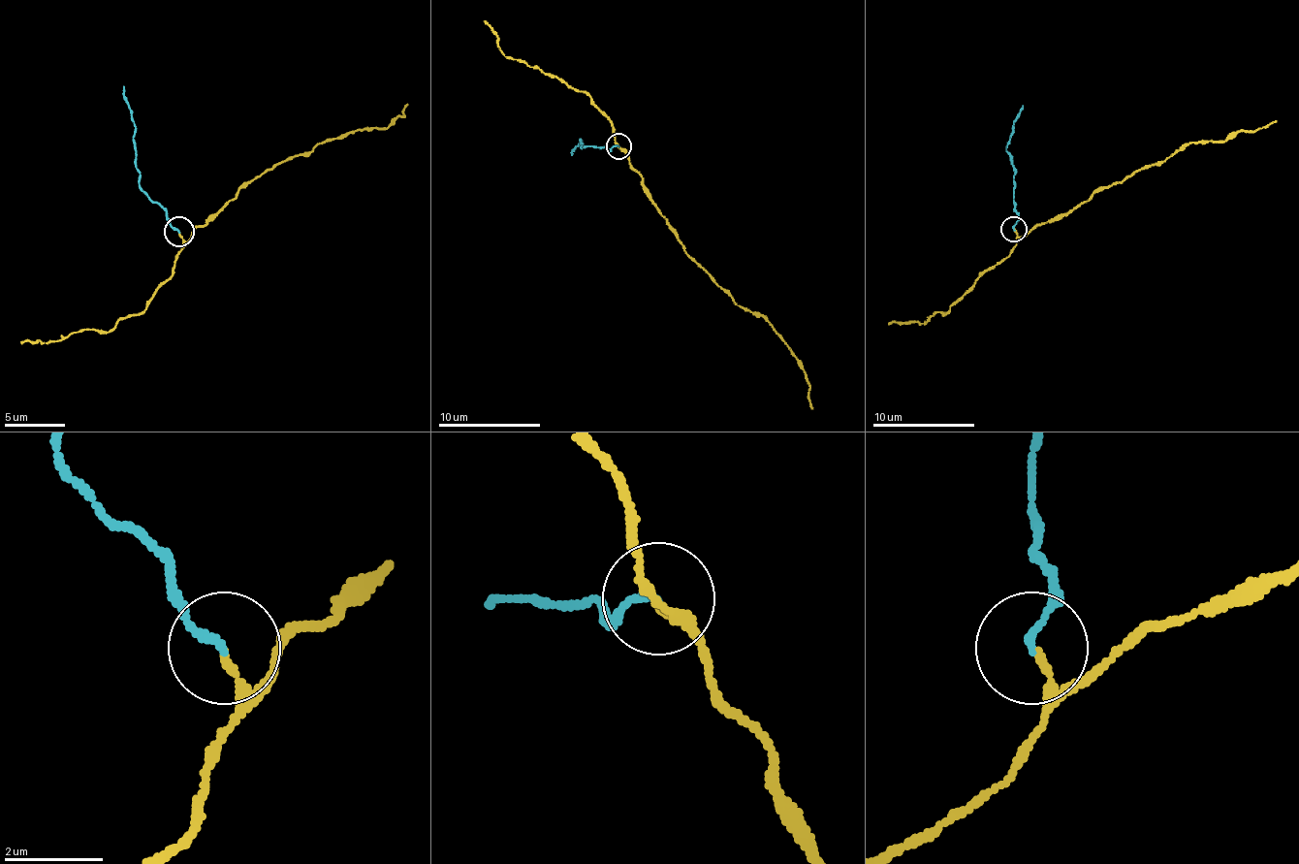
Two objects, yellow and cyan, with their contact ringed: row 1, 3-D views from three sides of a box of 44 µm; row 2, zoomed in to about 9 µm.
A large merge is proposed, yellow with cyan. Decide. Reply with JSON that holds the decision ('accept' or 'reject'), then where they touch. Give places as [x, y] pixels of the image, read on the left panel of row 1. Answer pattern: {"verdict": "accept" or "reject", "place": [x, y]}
{"verdict": "accept", "place": [179, 232]}

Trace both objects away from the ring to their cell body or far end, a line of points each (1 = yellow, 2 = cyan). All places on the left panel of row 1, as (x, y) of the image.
1: (180, 232), (186, 241), (255, 178), (324, 142), (391, 124), (402, 118), (408, 103)
2: (180, 232), (138, 181), (135, 130), (123, 84)

